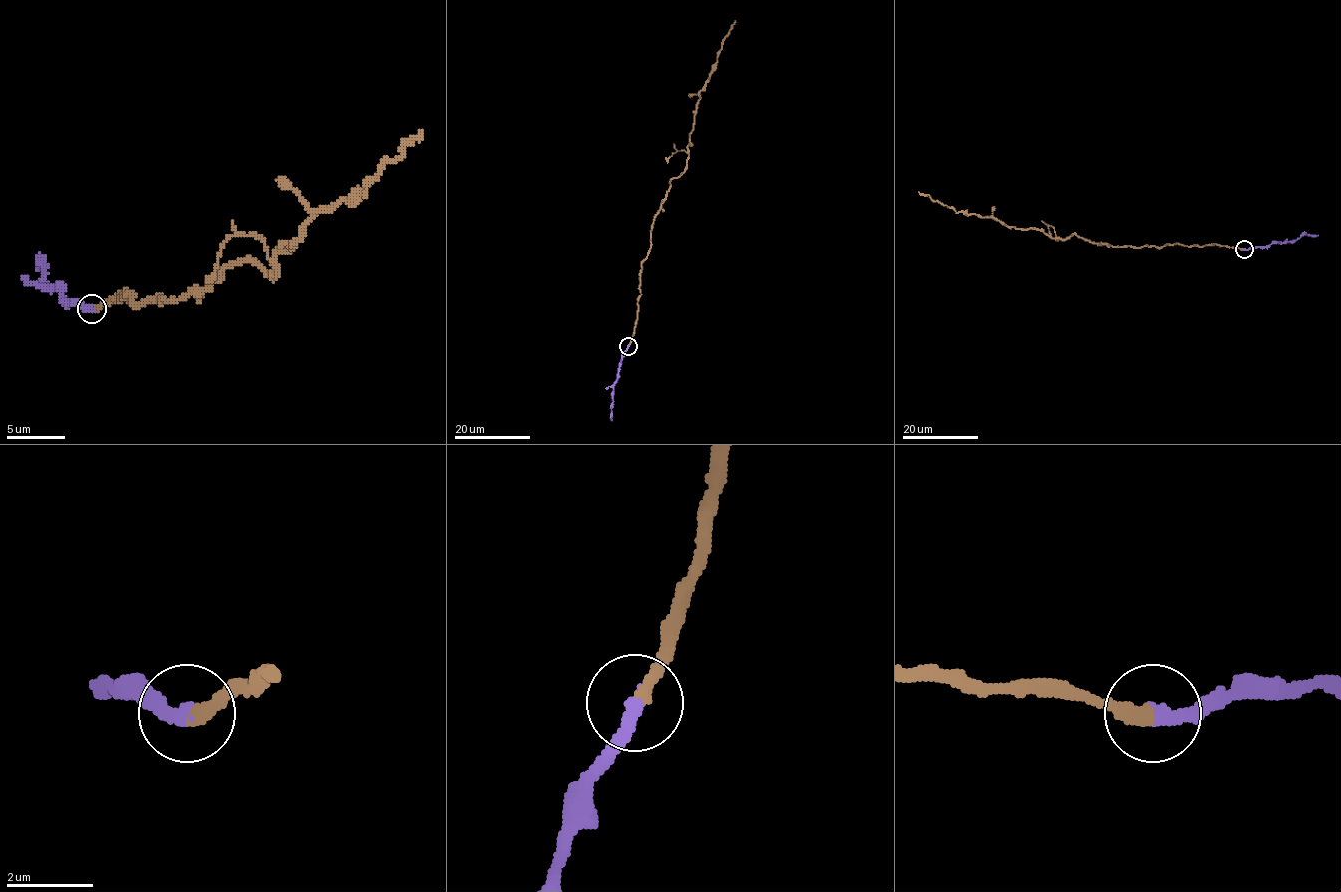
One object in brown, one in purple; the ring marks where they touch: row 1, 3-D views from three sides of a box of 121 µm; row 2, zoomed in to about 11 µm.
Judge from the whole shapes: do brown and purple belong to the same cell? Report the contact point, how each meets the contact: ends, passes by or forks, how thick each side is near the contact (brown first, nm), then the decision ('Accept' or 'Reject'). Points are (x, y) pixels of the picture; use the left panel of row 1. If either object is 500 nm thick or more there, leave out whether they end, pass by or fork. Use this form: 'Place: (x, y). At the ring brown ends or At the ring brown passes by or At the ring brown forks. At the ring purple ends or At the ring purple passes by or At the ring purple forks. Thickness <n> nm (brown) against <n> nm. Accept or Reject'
Place: (91, 309). At the ring brown ends. At the ring purple ends. Thickness 320 nm (brown) against 380 nm. Reject

